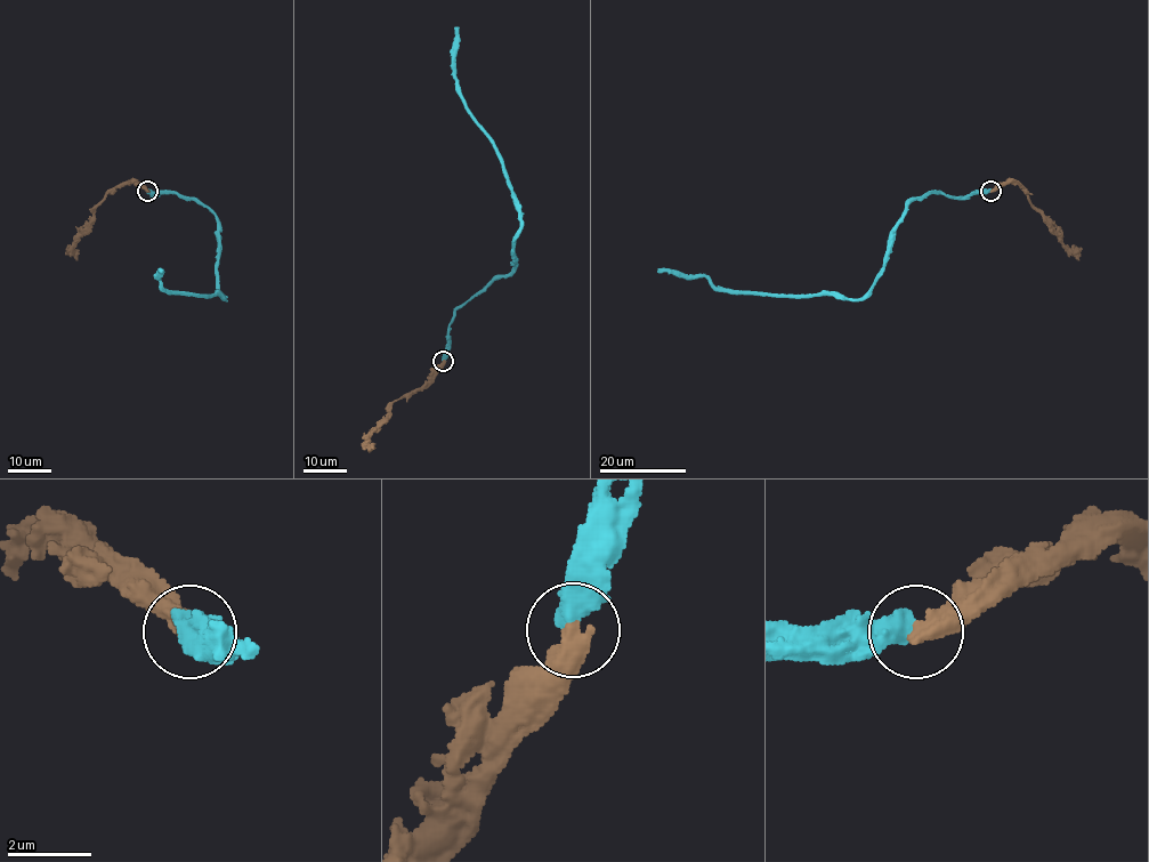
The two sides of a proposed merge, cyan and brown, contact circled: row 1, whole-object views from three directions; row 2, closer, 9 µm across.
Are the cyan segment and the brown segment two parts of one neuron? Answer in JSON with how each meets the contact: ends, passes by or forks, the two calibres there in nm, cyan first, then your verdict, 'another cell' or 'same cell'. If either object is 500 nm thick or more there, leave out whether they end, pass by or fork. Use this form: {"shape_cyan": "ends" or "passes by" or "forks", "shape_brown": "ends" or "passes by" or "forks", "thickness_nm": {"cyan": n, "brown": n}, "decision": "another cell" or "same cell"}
{"thickness_nm": {"cyan": 600, "brown": 550}, "decision": "same cell"}

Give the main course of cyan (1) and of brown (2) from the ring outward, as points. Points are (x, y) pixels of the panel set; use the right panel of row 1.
1: (990, 191), (916, 198), (897, 223), (882, 274), (856, 299), (733, 293), (705, 276), (657, 270)
2: (990, 191), (1016, 182), (1043, 220), (1078, 259)

